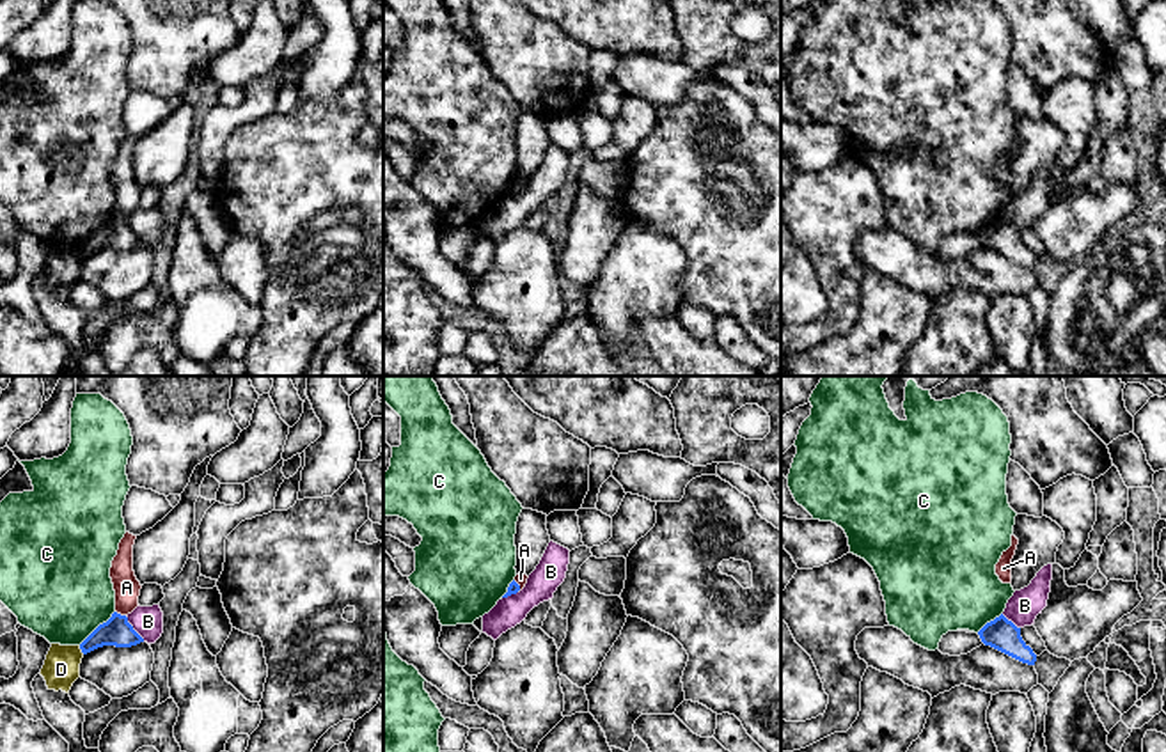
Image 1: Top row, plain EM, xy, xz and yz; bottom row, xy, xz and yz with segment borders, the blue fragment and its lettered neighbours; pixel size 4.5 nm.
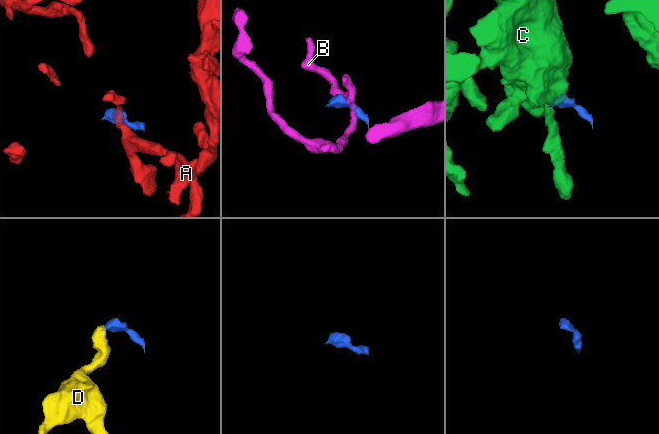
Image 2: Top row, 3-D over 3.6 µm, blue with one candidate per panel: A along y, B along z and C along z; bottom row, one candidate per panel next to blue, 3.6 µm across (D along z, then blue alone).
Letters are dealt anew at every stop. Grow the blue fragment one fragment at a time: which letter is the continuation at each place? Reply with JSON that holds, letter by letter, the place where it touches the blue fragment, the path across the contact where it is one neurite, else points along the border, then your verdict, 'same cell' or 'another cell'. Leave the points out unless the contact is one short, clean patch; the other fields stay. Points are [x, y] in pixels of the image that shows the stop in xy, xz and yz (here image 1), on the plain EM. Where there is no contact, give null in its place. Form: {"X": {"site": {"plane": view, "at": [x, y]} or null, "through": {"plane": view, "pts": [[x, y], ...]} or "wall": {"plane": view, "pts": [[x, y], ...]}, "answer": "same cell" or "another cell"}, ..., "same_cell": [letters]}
{"A": {"site": {"plane": "xy", "at": [119, 217]}, "wall": {"plane": "xy", "pts": [[116, 213], [125, 219]]}, "answer": "another cell"}, "B": {"site": {"plane": "xy", "at": [132, 231]}, "wall": {"plane": "xy", "pts": [[125, 219], [144, 243]]}, "answer": "another cell"}, "C": {"site": {"plane": "xy", "at": [98, 229]}, "wall": {"plane": "xy", "pts": [[114, 213], [78, 247]]}, "answer": "another cell"}, "D": {"site": {"plane": "xy", "at": [80, 250]}, "wall": {"plane": "xy", "pts": [[78, 249], [84, 256]]}, "answer": "another cell"}, "same_cell": []}

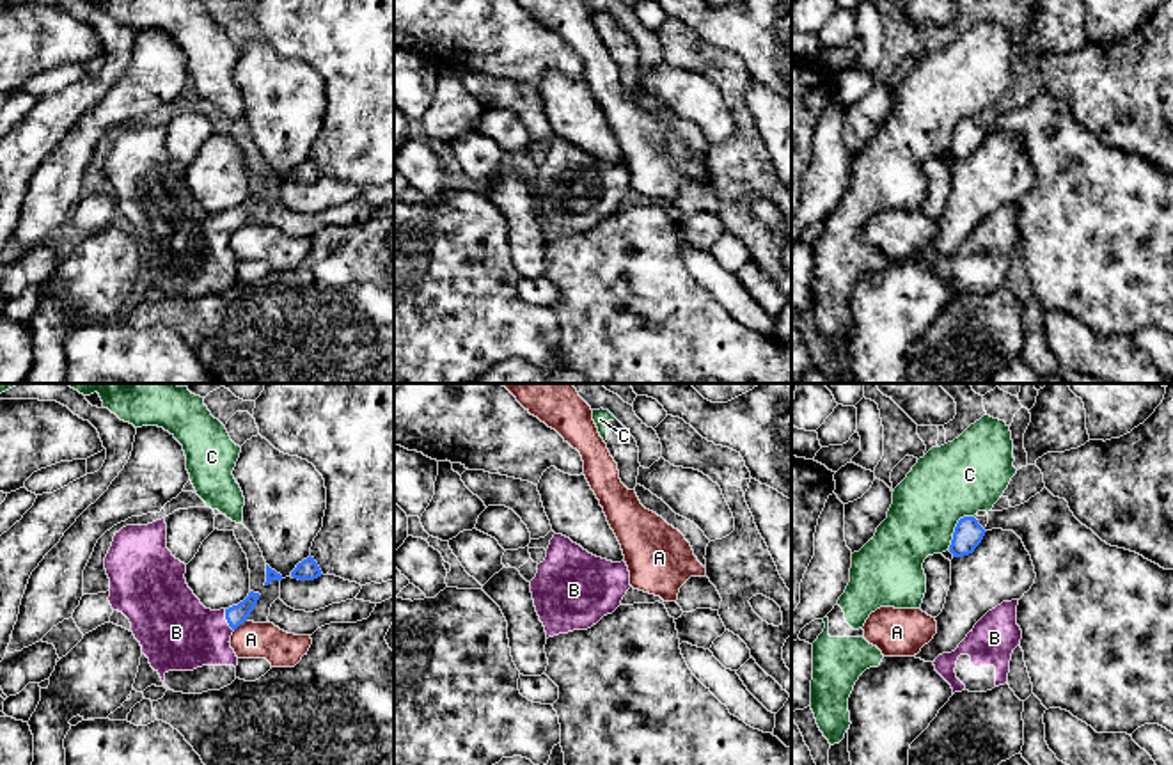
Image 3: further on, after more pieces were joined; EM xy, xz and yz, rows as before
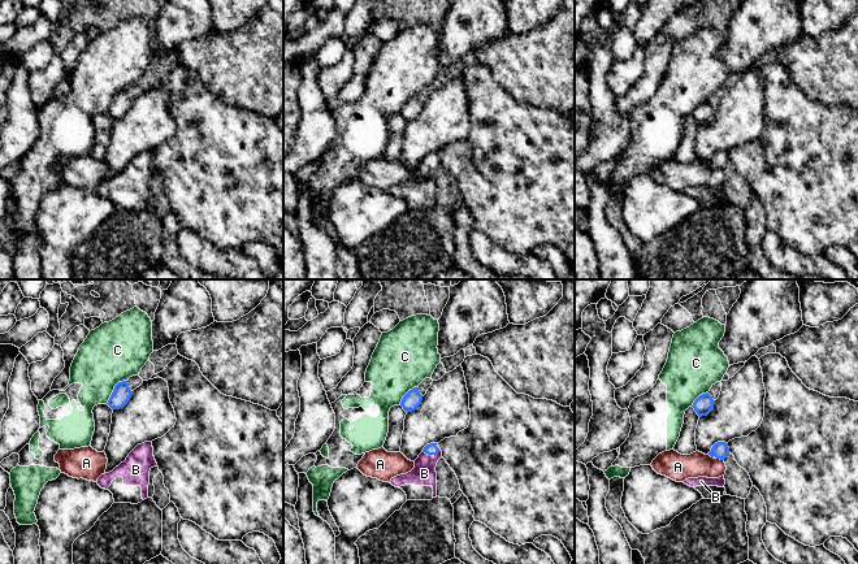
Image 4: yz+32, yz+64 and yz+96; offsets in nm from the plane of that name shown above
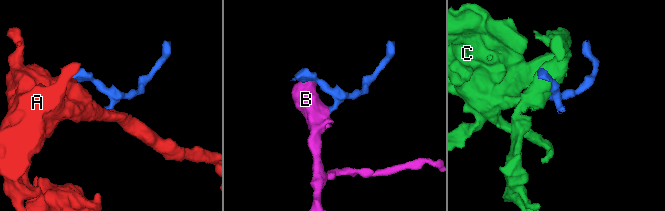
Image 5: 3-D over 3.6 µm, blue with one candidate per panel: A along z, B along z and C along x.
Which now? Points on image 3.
{"A": {"site": {"plane": "xy", "at": [240, 226]}, "wall": {"plane": "xy", "pts": [[245, 222], [235, 233]]}, "answer": "another cell"}, "B": {"site": {"plane": "xy", "at": [226, 220]}, "through": {"plane": "xy", "pts": [[236, 217], [226, 220], [208, 235], [176, 235]]}, "answer": "same cell"}, "C": {"site": {"plane": "yz", "at": [955, 130]}, "wall": {"plane": "yz", "pts": [[973, 118], [964, 118], [959, 123], [948, 149]]}, "answer": "another cell"}, "same_cell": ["B"]}

